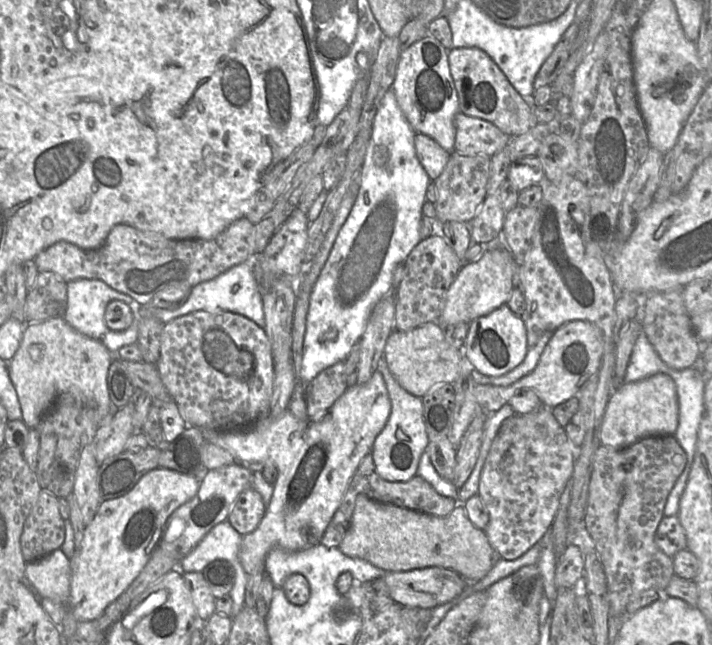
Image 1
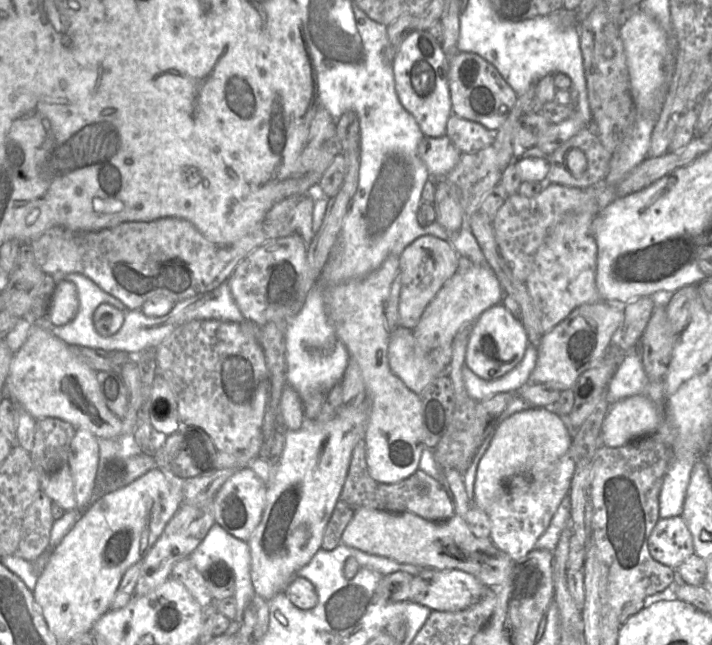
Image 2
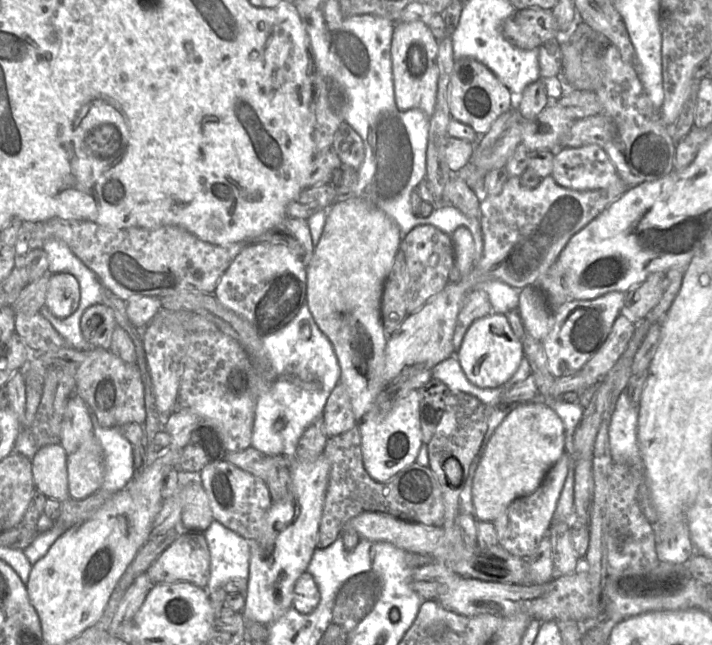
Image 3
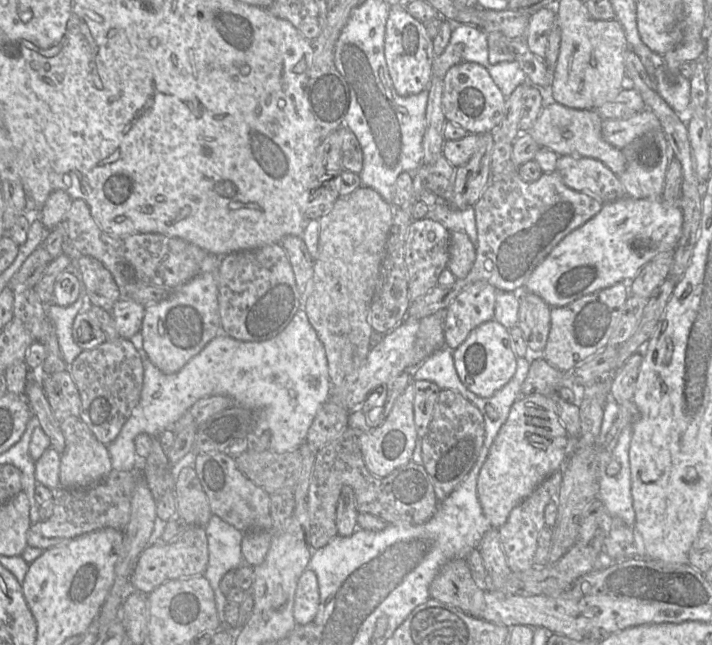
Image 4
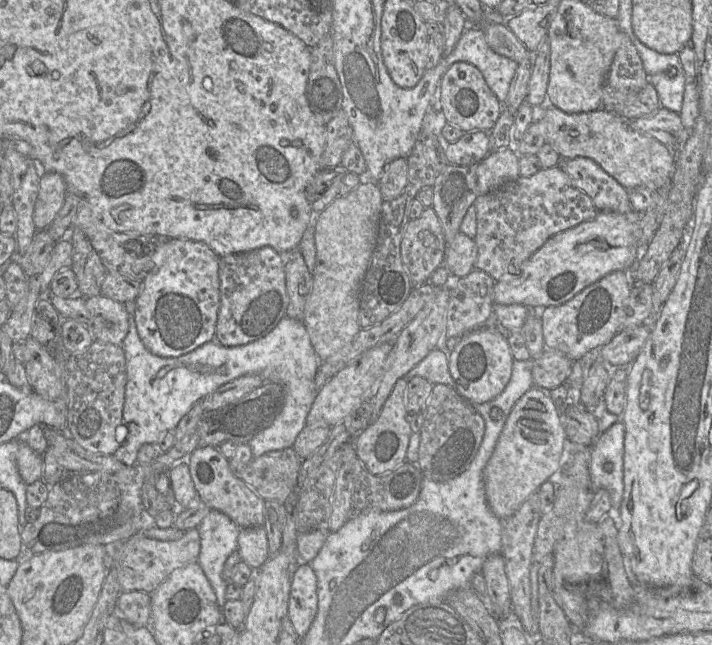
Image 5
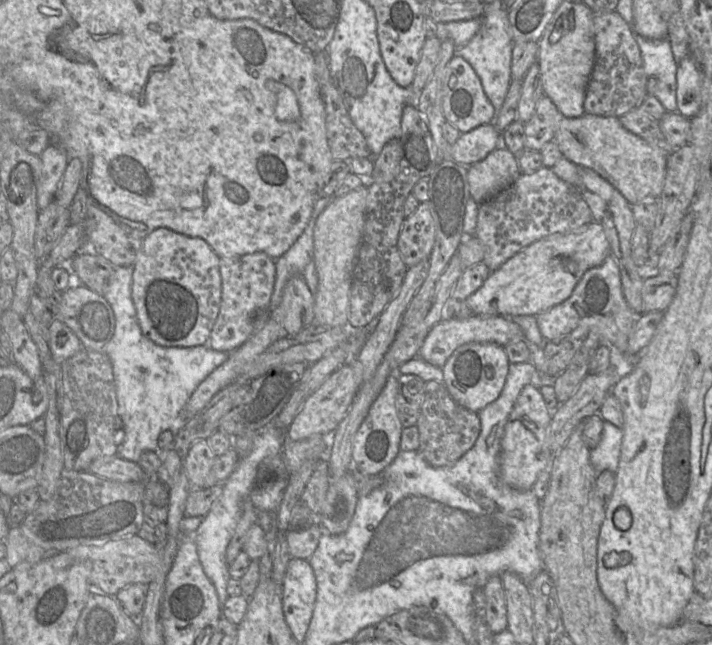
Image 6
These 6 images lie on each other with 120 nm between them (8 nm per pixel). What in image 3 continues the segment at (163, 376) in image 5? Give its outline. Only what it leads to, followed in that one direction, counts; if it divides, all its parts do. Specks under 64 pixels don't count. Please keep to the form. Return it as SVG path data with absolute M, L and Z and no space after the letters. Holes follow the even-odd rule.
M305 302L297 315L282 329L261 337L266 368L255 366L256 403L251 446L266 455L285 455L288 459L294 459L301 436L322 415L330 394L340 382L339 363L331 342L319 329ZM92 416L93 434L104 455L104 481L101 489L114 494L127 487L134 477L133 445L118 428L104 428Z

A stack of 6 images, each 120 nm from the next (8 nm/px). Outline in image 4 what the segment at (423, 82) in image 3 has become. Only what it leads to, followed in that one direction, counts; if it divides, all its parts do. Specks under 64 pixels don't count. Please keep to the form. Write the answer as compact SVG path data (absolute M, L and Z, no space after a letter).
M406 6L390 7L385 32L385 59L395 91L403 97L420 93L432 79L433 43L425 24L408 13Z

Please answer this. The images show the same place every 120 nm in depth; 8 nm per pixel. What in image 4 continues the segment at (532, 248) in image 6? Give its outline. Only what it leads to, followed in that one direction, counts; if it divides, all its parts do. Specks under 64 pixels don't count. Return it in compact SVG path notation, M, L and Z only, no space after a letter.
M625 196L603 204L599 213L555 246L532 272L524 287L540 296L551 307L562 307L625 279L634 279L639 270L655 256L675 250L681 237L682 224L683 214L678 203L667 203L660 198L636 199Z

